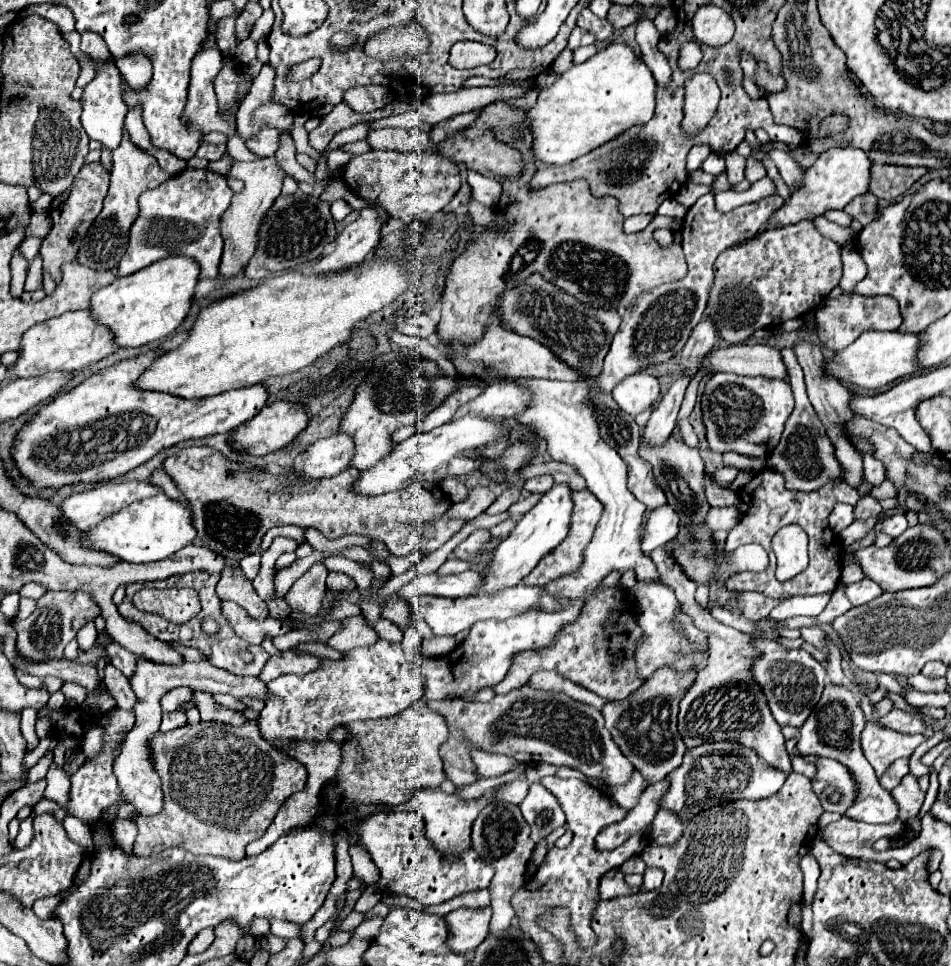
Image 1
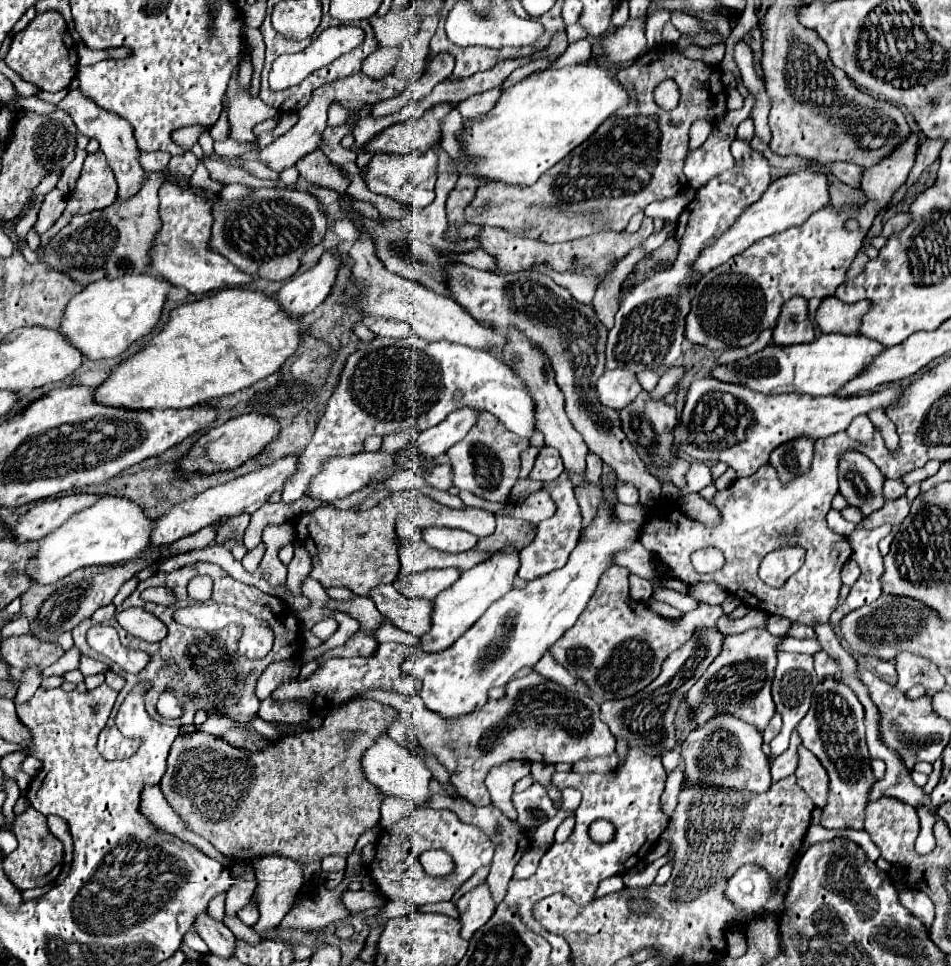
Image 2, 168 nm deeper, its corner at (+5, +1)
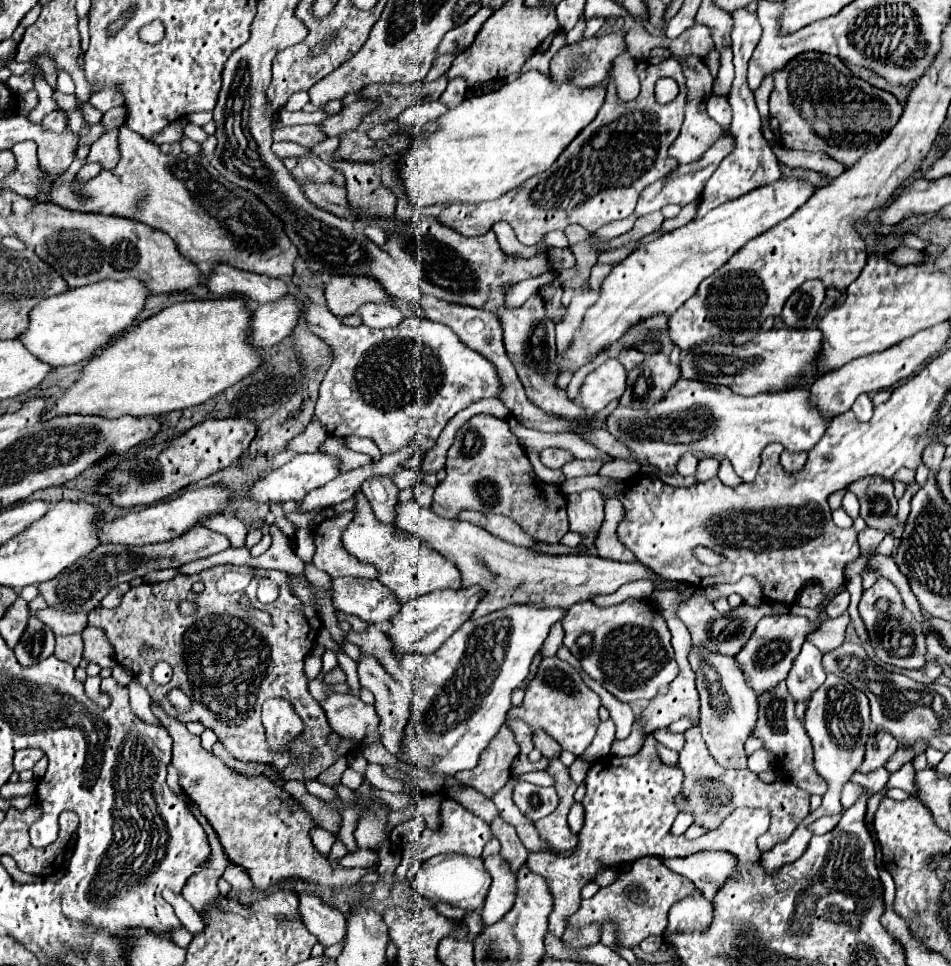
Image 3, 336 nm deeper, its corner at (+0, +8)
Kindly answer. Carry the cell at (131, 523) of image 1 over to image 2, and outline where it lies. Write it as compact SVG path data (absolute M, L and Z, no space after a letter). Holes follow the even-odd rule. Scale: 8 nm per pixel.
M107 495L99 499L93 507L73 515L63 527L55 529L51 535L43 537L39 543L39 559L27 567L27 573L39 585L49 585L81 567L125 563L149 545L151 523L155 523L155 519L149 517L137 501Z

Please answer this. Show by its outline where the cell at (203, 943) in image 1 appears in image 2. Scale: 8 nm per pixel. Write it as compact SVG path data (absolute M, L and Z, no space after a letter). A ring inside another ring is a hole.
M265 855L265 857L255 857L251 861L251 867L257 871L257 891L259 891L259 921L251 927L257 933L267 933L267 929L273 929L279 925L279 921L287 915L293 897L298 893L303 879L305 879L305 863L291 859L291 857L281 857L281 855Z

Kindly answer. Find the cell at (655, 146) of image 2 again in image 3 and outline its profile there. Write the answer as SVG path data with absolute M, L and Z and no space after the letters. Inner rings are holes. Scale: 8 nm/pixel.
M668 58L664 64L656 66L642 60L636 72L642 84L638 98L620 102L610 82L606 102L598 116L568 144L552 168L544 170L540 176L532 176L532 180L506 192L498 200L452 204L444 208L436 220L468 238L482 236L492 230L496 222L508 222L524 246L534 246L544 234L564 230L570 224L580 224L588 232L596 232L612 220L628 218L634 212L640 192L678 166L678 162L668 156L668 148L680 134L686 108L686 78L678 60ZM658 78L674 78L678 82L680 94L668 104L658 104L654 98Z

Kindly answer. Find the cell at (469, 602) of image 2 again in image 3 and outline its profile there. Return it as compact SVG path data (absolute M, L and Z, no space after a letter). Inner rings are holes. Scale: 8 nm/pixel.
M472 586L472 588L460 588L460 590L436 590L404 602L400 612L390 620L392 626L386 632L388 638L392 640L394 656L398 654L404 656L408 652L418 652L418 654L436 652L470 618L482 594L484 594L482 588Z

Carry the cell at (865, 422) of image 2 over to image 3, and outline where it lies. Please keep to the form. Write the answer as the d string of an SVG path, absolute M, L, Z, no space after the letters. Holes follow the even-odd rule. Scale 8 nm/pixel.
M866 394L858 396L856 402L854 402L854 406L852 406L852 412L854 412L854 414L858 416L858 420L862 420L862 422L868 422L868 420L872 418L872 410L874 410L872 400L870 400Z

